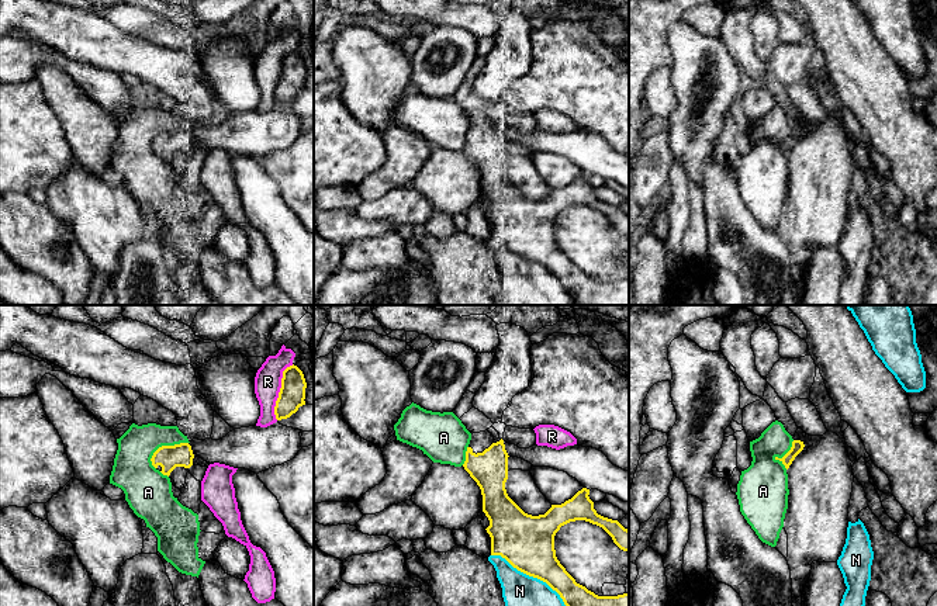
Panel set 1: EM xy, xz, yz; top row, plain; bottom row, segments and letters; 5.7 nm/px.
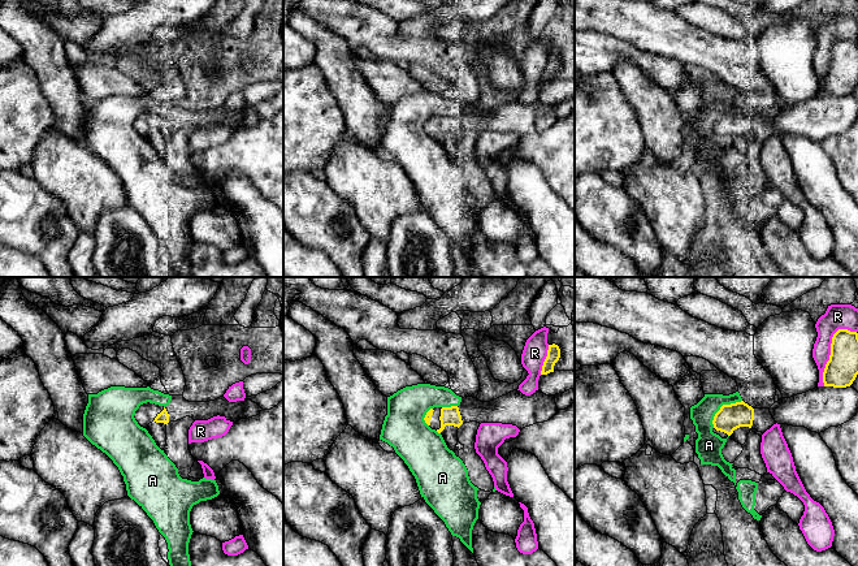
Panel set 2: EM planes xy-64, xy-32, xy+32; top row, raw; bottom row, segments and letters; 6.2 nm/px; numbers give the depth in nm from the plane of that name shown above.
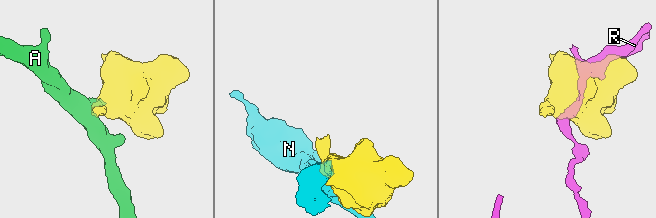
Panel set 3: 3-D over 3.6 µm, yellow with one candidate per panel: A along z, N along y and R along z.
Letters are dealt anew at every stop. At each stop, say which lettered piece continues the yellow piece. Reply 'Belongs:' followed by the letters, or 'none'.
Belongs: none

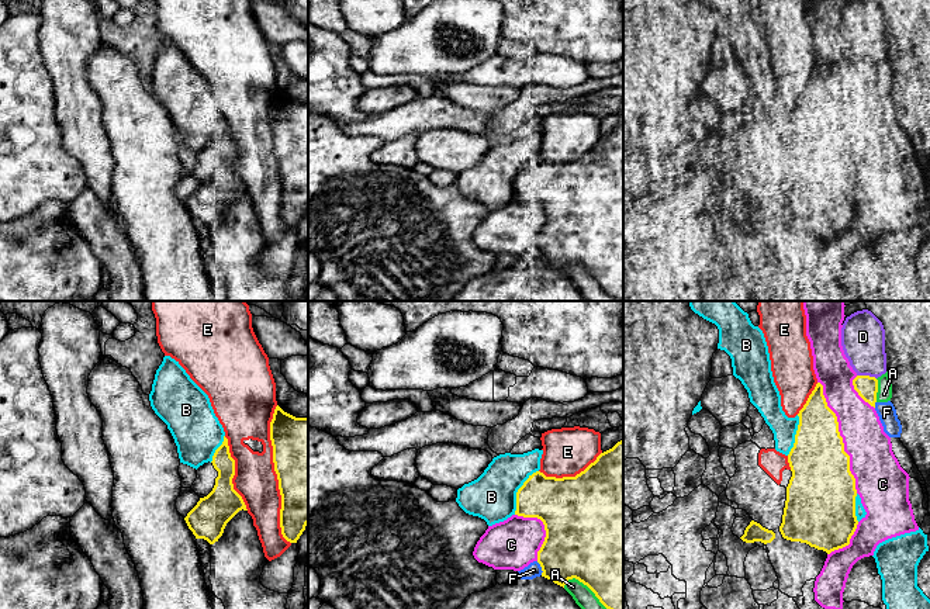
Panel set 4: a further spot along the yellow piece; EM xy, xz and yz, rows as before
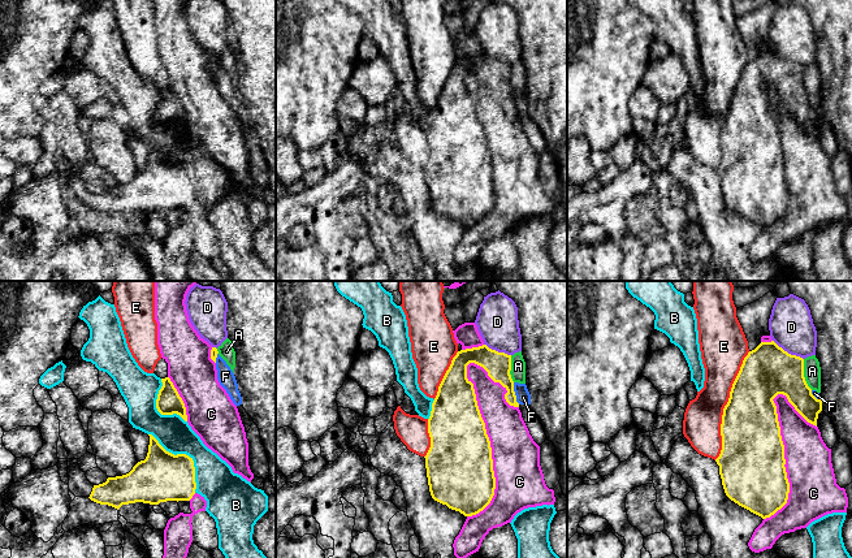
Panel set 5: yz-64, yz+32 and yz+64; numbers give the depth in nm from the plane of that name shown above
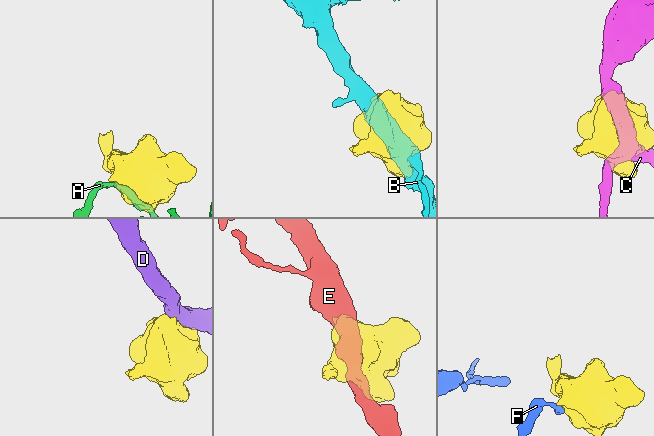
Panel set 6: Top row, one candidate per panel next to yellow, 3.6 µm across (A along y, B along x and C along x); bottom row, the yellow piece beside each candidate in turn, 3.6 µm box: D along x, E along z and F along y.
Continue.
Belongs: none

